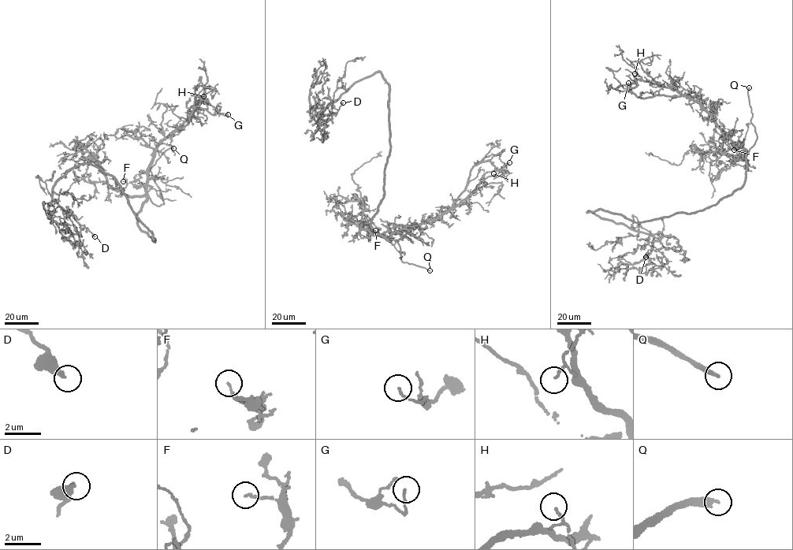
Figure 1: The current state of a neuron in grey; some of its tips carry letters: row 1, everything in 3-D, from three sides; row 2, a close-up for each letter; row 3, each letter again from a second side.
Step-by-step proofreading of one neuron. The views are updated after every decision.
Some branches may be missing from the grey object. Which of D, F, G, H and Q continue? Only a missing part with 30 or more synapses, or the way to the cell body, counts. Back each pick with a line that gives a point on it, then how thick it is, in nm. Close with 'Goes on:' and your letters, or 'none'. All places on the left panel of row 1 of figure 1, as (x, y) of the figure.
Q: (173, 148) | 280 nm
Goes on: Q

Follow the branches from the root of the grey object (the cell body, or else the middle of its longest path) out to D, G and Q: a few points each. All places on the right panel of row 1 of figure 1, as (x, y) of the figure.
D: (683, 213), (636, 223), (587, 212), (660, 233), (645, 257)
G: (683, 213), (710, 207), (741, 187), (746, 151), (693, 99), (641, 98), (627, 88), (636, 82), (628, 83)
Q: (683, 213), (712, 206), (745, 182), (746, 150), (748, 152), (757, 136), (750, 120), (749, 87)

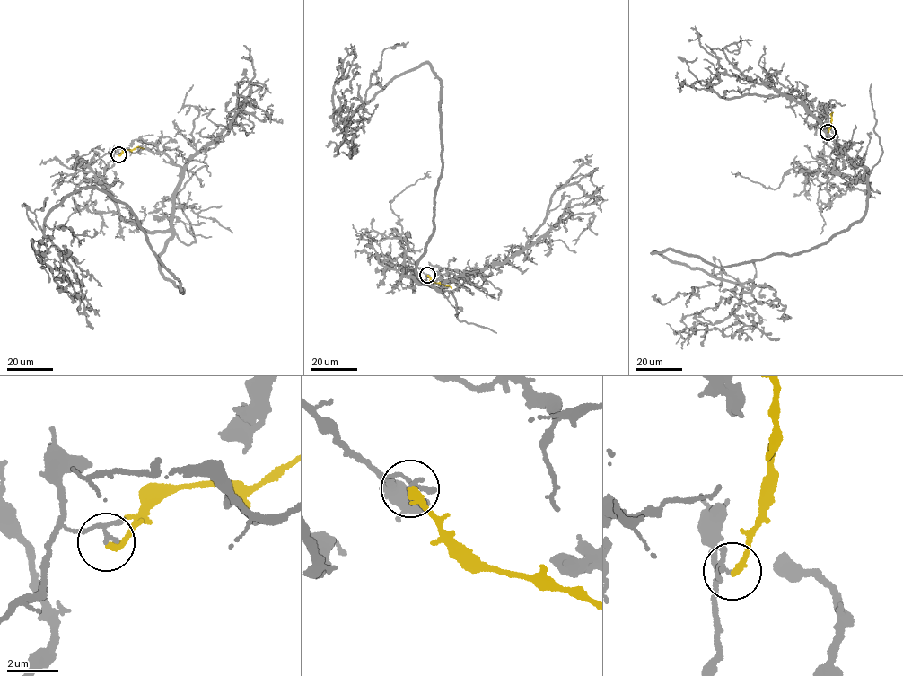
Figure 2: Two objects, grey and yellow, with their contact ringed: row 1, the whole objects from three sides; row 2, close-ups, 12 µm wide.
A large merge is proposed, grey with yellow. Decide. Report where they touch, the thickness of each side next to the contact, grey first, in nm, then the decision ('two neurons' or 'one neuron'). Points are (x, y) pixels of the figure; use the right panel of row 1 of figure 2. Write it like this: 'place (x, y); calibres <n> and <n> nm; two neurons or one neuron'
place (828, 132); calibres 110 and 280 nm; two neurons

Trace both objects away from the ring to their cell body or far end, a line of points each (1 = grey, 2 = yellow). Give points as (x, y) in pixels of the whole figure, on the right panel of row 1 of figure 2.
1: (828, 132), (833, 171), (868, 171), (863, 218), (718, 267), (653, 253), (742, 287), (734, 334), (695, 315)
2: (828, 132), (833, 112)

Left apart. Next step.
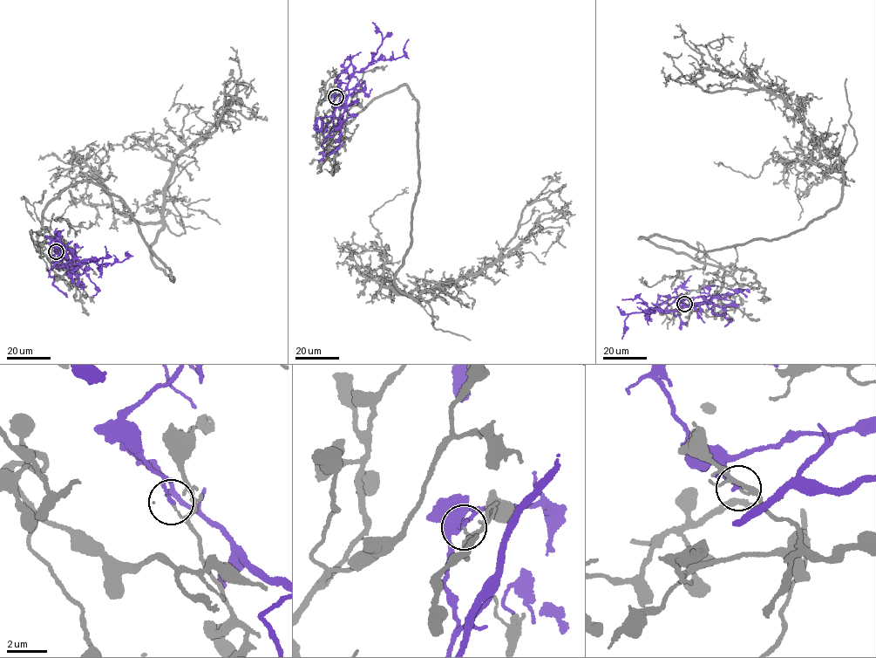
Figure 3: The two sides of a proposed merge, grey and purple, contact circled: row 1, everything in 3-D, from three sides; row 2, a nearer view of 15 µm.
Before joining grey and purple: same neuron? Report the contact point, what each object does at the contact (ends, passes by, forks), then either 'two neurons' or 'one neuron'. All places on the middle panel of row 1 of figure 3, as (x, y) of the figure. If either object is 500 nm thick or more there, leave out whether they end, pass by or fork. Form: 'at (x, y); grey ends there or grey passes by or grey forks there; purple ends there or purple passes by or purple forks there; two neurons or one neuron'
at (336, 97); grey passes by; purple ends there; two neurons

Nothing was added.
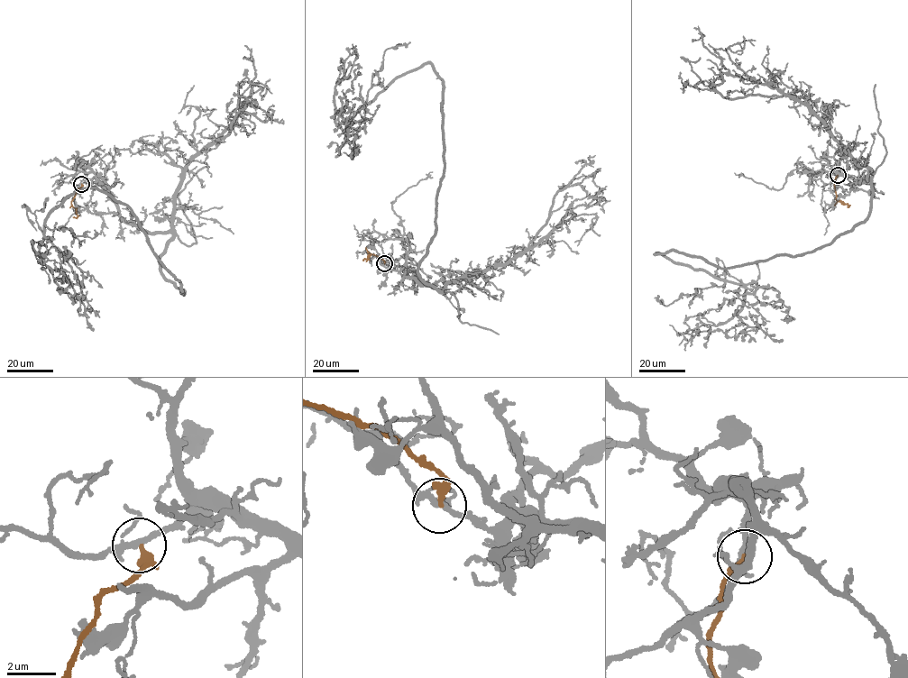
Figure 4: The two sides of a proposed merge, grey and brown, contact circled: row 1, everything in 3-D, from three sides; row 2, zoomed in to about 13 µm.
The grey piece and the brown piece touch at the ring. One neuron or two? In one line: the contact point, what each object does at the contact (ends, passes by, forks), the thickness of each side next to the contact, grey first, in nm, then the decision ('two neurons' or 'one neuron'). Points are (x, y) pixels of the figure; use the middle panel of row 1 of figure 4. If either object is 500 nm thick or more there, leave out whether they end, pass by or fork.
at (384, 263); grey forks there; brown ends there; 190 nm thick on the grey side, 200 nm on the other; two neurons

